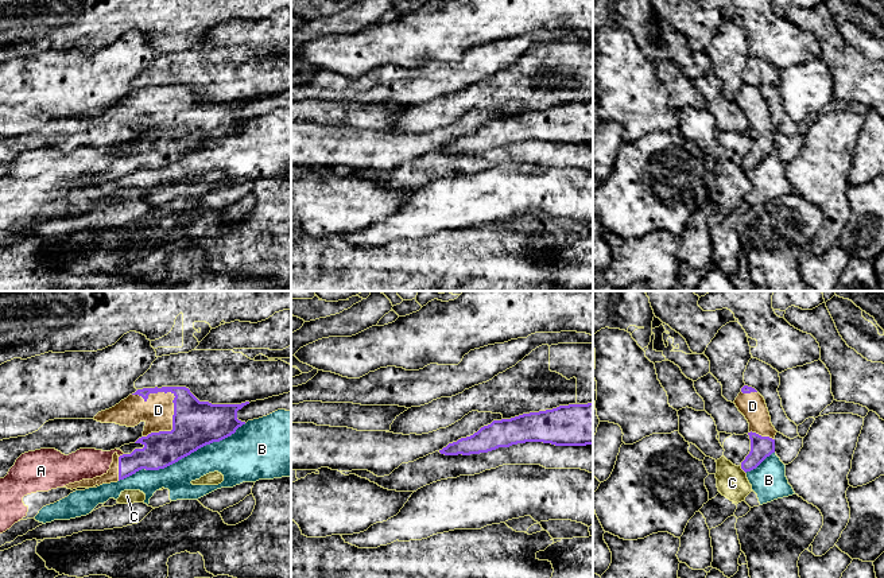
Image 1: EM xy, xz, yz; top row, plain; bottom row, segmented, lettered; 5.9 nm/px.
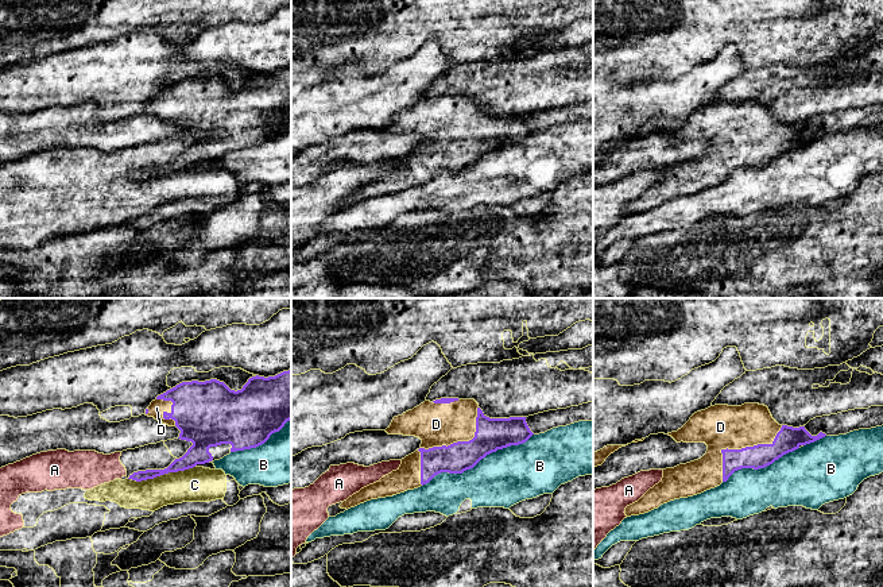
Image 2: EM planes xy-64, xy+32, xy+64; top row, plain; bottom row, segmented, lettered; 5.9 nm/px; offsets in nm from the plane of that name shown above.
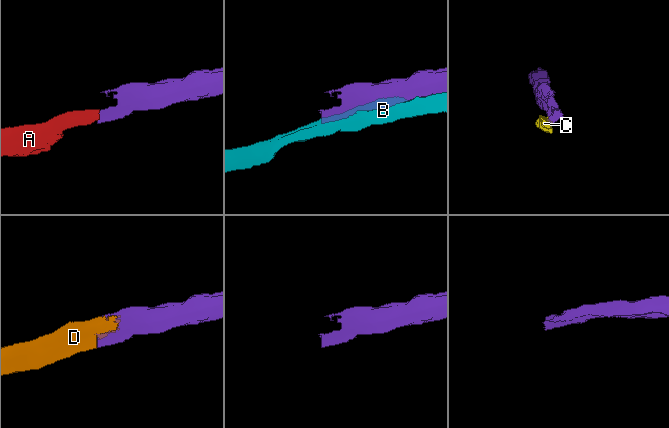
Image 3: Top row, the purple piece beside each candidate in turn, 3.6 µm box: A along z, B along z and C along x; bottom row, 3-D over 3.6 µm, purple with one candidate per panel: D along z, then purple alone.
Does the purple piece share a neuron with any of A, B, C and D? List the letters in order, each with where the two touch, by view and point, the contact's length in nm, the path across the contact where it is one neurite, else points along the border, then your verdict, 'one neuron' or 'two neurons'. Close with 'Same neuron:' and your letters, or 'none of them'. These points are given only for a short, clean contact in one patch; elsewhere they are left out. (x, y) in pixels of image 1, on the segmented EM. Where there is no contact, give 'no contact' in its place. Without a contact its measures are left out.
A: xy (120, 456) | 40 nm | along xy (123, 453), (119, 457) | two neurons
B: xy (182, 457) | 850 nm | two neurons
C: yz (743, 469) | 60 nm | along yz (740, 466), (745, 473) | two neurons
D: xy (169, 391) | 320 nm | one neuron
Same neuron: D

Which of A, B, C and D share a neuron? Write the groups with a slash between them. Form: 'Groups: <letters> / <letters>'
Groups: A C / B / D

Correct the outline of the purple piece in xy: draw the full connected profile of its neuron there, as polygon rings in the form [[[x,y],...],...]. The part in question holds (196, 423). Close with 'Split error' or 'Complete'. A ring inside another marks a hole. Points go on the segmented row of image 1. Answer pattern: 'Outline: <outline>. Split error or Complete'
Outline: [[[162,387],[143,388],[121,400],[115,407],[98,412],[93,419],[101,423],[116,423],[120,426],[135,427],[144,422],[143,437],[135,443],[141,443],[143,449],[135,449],[131,454],[113,454],[113,462],[106,474],[93,480],[82,480],[69,484],[65,488],[93,488],[96,485],[117,482],[136,472],[164,469],[179,459],[190,455],[198,449],[220,442],[236,432],[239,427],[245,424],[237,419],[237,411],[249,402],[241,404],[212,404],[199,402],[186,387]]]. Split error

